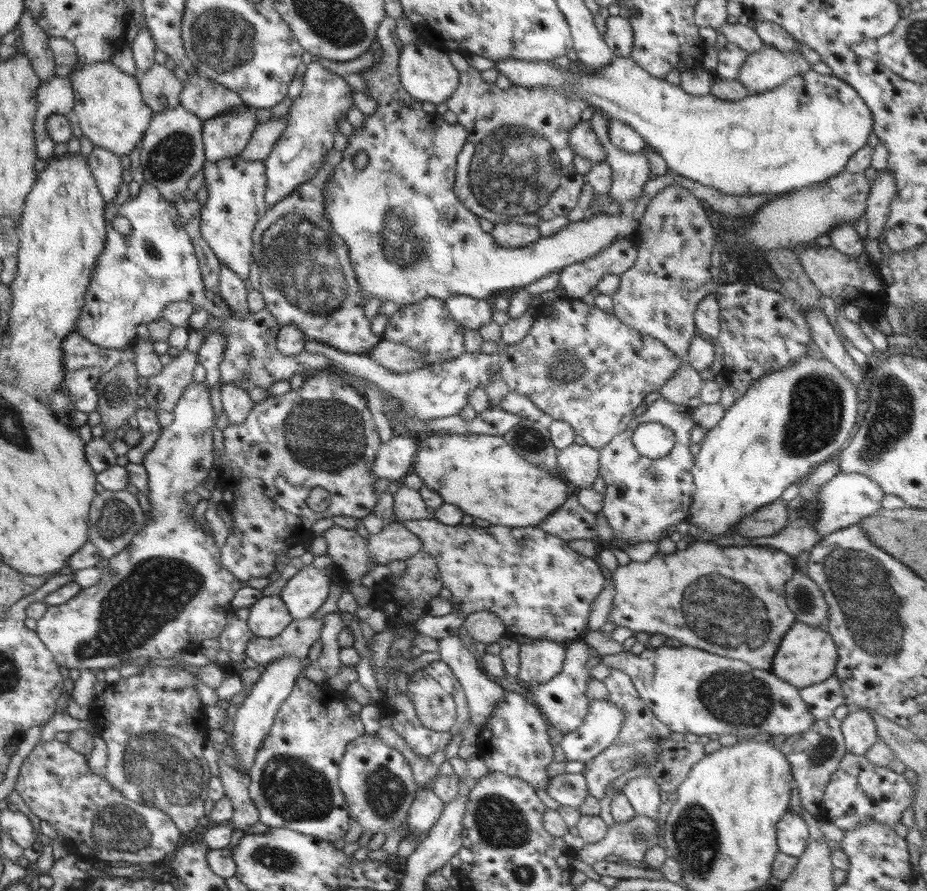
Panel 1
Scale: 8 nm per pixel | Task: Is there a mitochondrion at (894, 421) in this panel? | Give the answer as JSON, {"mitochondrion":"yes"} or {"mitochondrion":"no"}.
{"mitochondrion":"yes"}

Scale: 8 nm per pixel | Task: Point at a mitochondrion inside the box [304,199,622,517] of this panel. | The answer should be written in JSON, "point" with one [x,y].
{"point":[395,241]}

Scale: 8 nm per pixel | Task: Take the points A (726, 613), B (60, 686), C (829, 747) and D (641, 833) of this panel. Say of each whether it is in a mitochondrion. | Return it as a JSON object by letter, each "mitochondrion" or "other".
{"A":"mitochondrion","B":"other","C":"mitochondrion","D":"mitochondrion"}

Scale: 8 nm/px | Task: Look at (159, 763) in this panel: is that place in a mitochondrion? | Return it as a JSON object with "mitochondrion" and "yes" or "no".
{"mitochondrion":"yes"}

